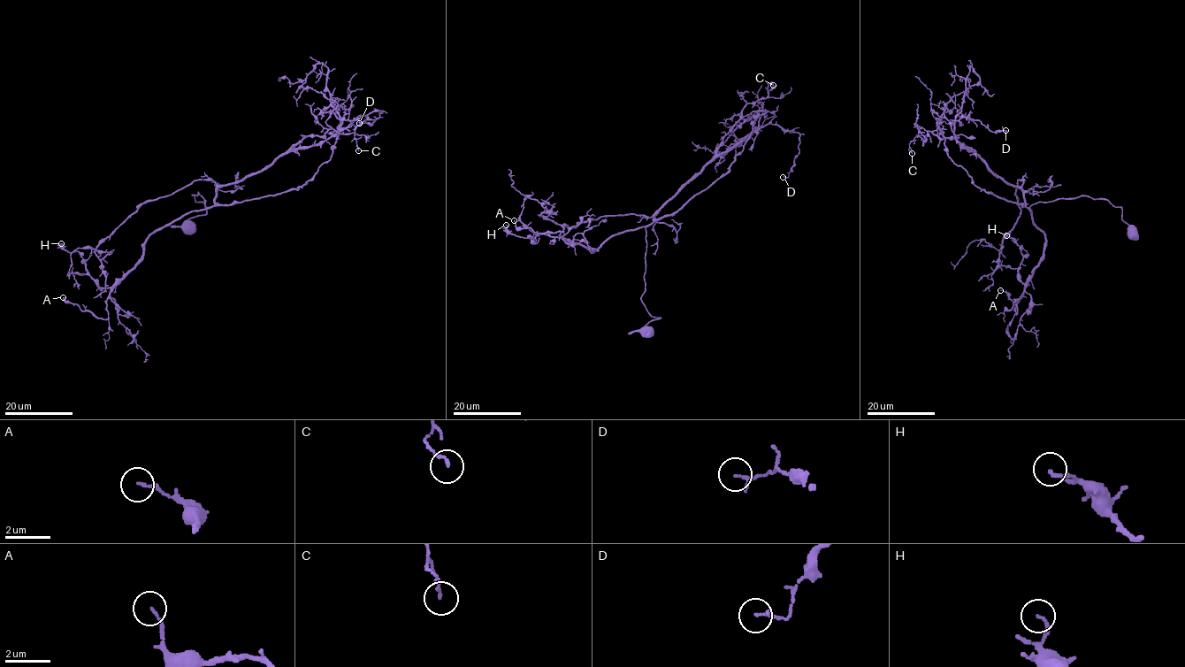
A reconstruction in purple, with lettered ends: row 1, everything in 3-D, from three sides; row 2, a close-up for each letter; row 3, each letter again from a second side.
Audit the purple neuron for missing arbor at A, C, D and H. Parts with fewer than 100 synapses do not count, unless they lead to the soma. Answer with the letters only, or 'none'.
none

